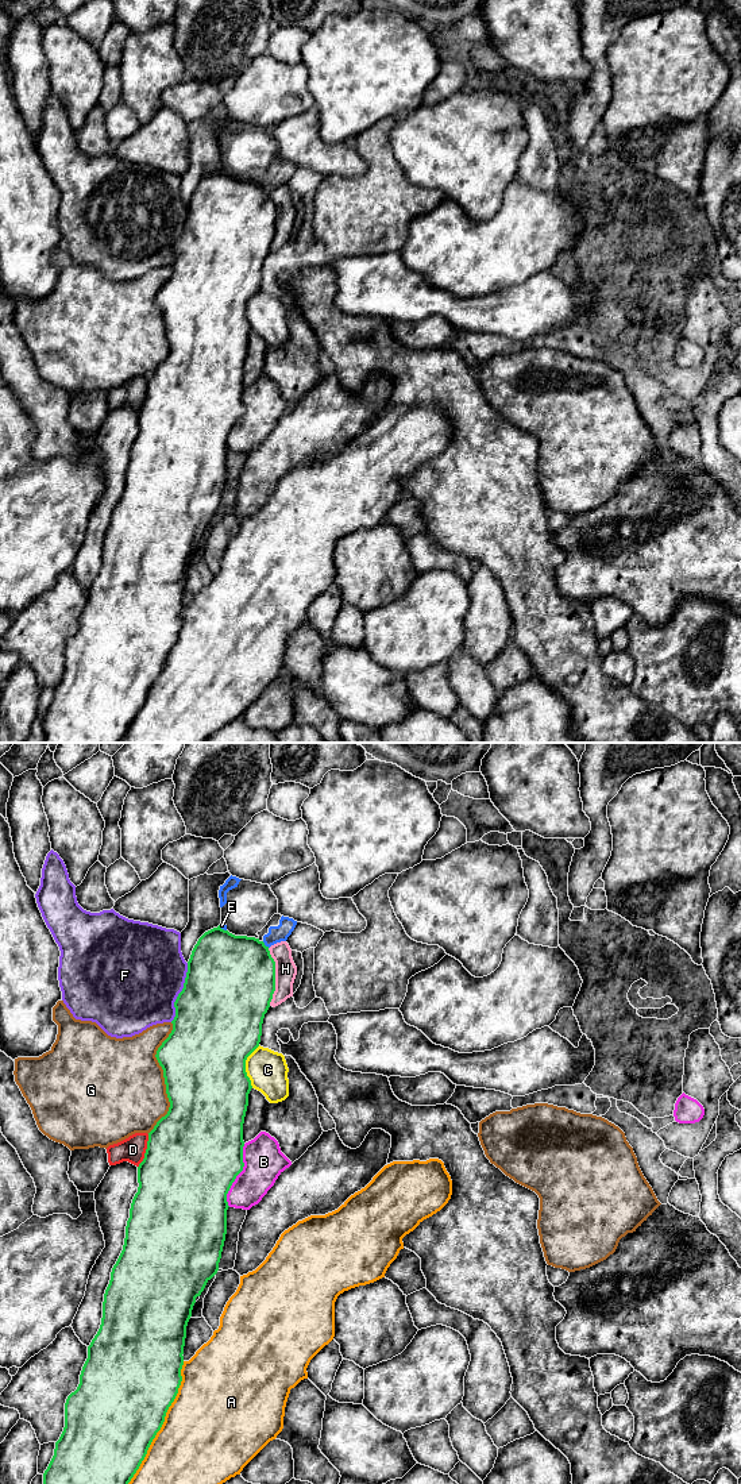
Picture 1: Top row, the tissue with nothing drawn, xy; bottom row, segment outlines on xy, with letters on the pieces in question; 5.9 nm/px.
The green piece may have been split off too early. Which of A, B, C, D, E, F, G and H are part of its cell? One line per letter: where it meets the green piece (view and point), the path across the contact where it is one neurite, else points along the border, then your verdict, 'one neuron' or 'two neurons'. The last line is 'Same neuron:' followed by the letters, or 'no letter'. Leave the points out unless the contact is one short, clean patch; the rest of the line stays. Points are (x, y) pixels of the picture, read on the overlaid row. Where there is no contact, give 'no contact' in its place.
A: meets green in xy at (163, 1421); two neurons
B: meets green in xy at (238, 1174); two neurons
C: meets green in xy at (244, 1067); two neurons
D: meets green in xy at (146, 1151); two neurons
E: meets green in xy at (265, 945); two neurons
F: meets green in xy at (180, 993); two neurons
G: meets green in xy at (163, 1076); two neurons
H: meets green in xy at (274, 976); two neurons
Same neuron: no letter

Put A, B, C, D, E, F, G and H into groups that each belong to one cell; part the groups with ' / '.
A / B / C / D / E H / F / G

